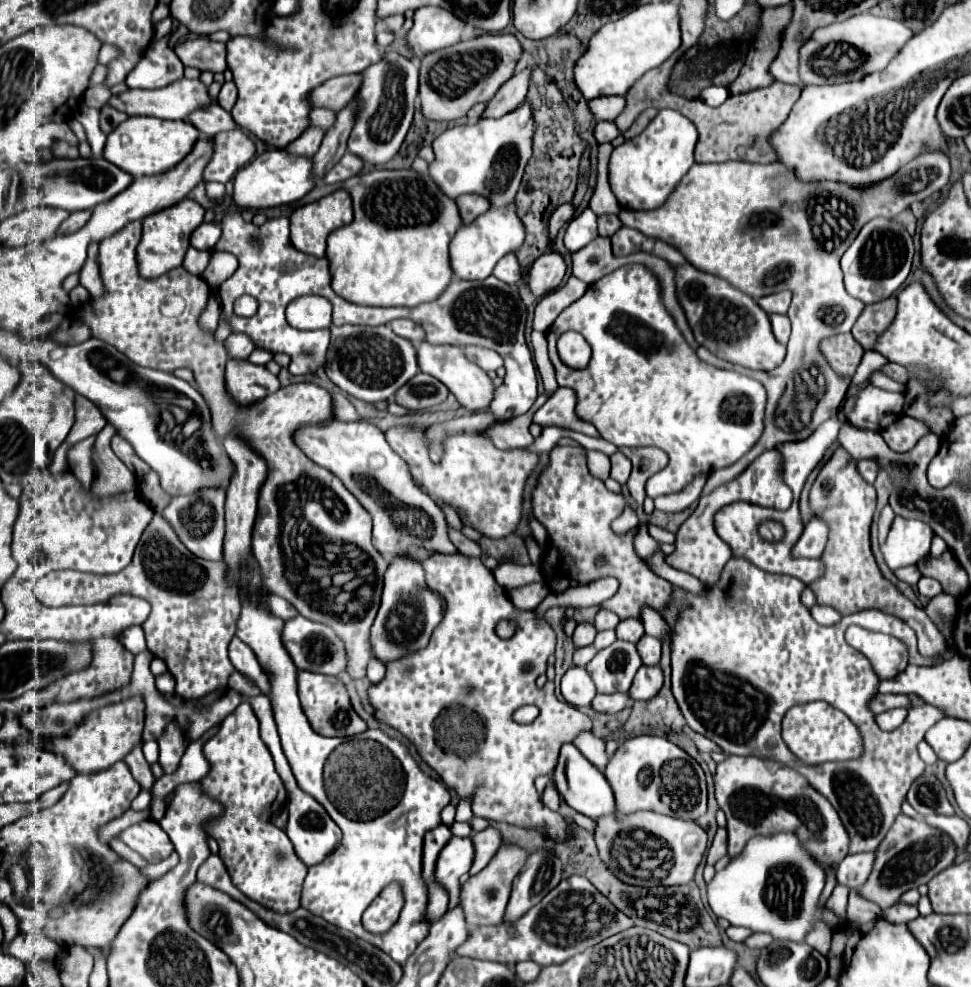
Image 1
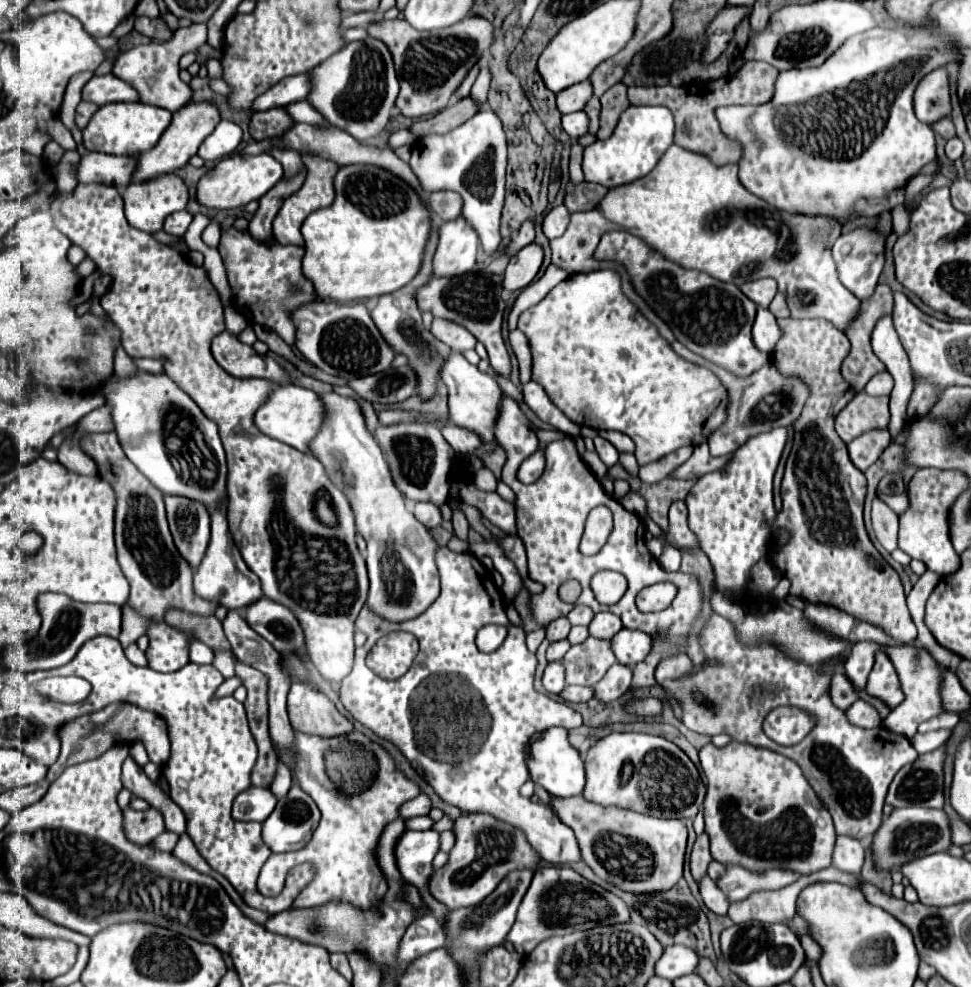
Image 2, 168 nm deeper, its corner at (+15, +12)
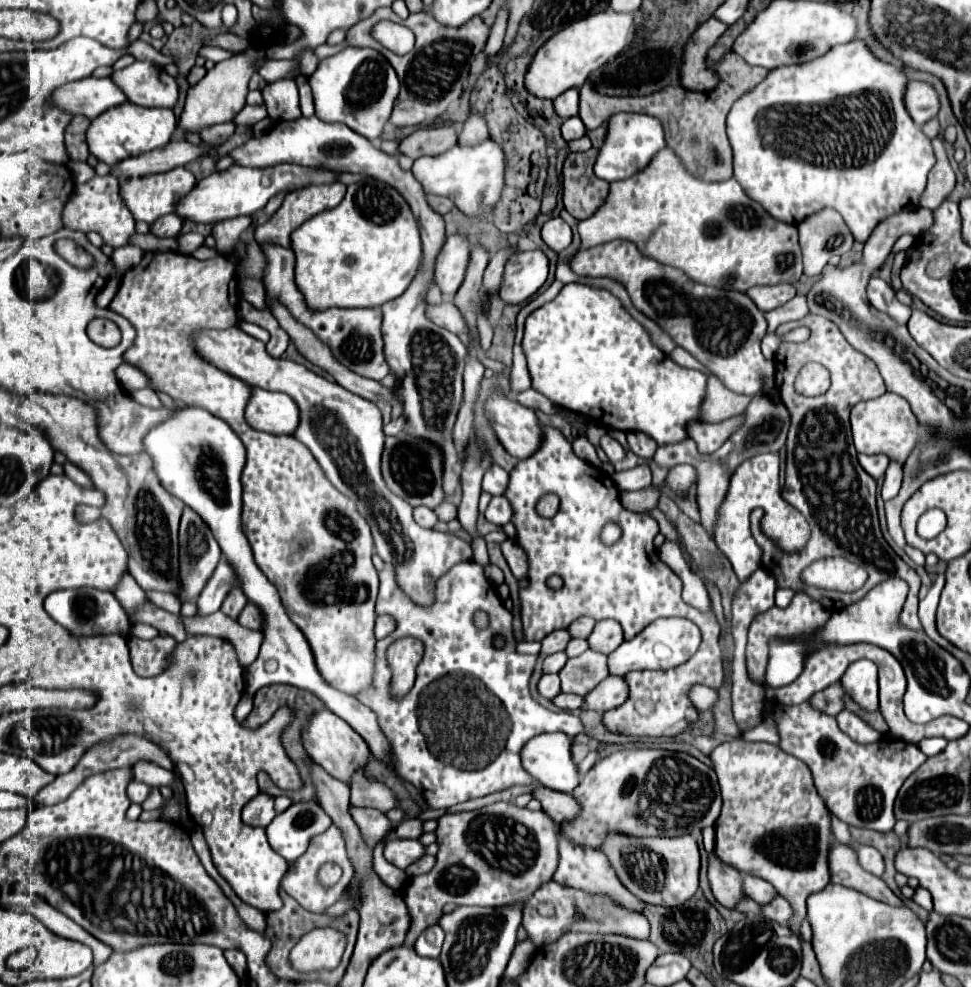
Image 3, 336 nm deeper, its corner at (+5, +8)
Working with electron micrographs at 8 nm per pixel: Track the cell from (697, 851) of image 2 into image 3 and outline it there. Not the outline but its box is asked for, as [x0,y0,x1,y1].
[709,857,745,909]

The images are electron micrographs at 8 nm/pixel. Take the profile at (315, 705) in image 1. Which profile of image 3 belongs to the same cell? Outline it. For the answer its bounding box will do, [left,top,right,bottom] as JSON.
[303,709,371,783]

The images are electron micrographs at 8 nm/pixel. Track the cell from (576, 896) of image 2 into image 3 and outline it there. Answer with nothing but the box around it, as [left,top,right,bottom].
[523,881,649,945]

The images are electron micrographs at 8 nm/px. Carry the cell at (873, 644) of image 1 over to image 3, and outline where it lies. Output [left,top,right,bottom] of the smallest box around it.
[841,659,879,711]

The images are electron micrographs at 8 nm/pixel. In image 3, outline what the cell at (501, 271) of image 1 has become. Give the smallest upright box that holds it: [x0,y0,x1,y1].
[413,139,503,221]

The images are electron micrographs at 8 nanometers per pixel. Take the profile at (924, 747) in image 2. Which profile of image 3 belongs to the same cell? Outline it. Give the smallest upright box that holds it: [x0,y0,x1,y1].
[917,737,947,757]

